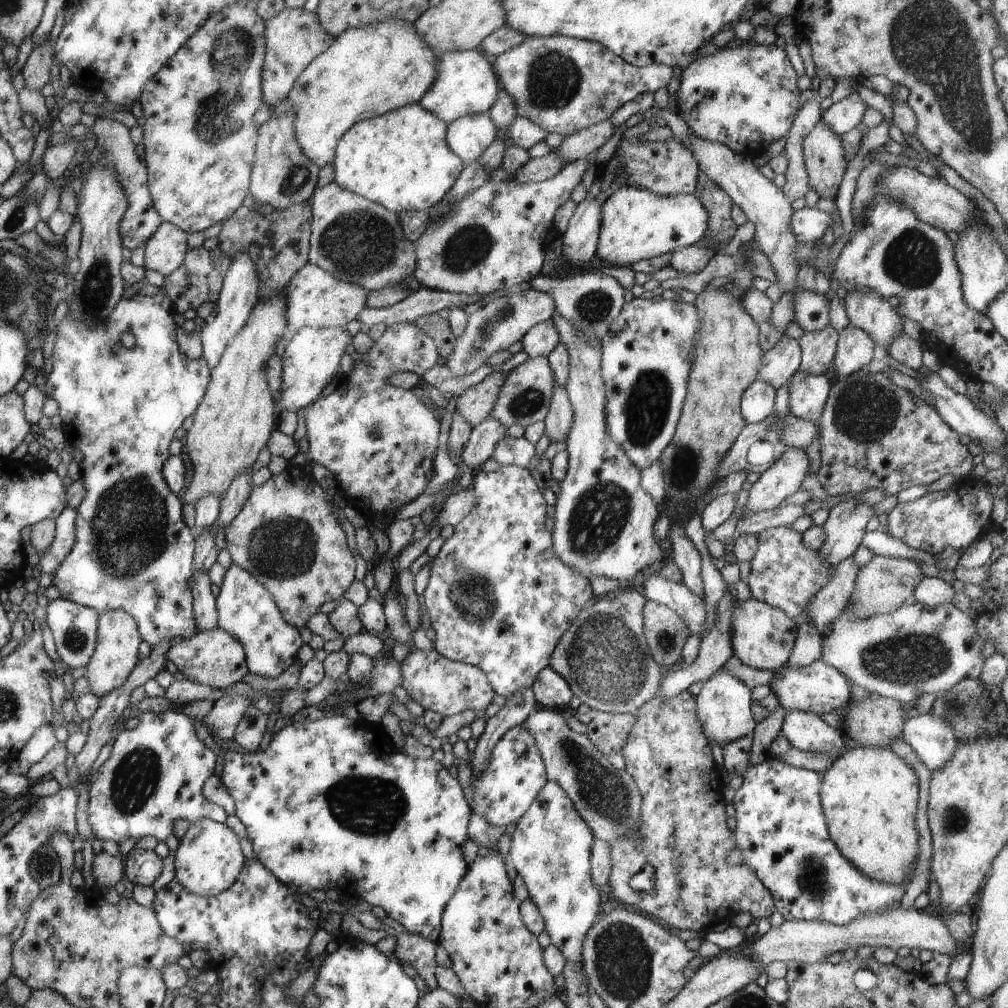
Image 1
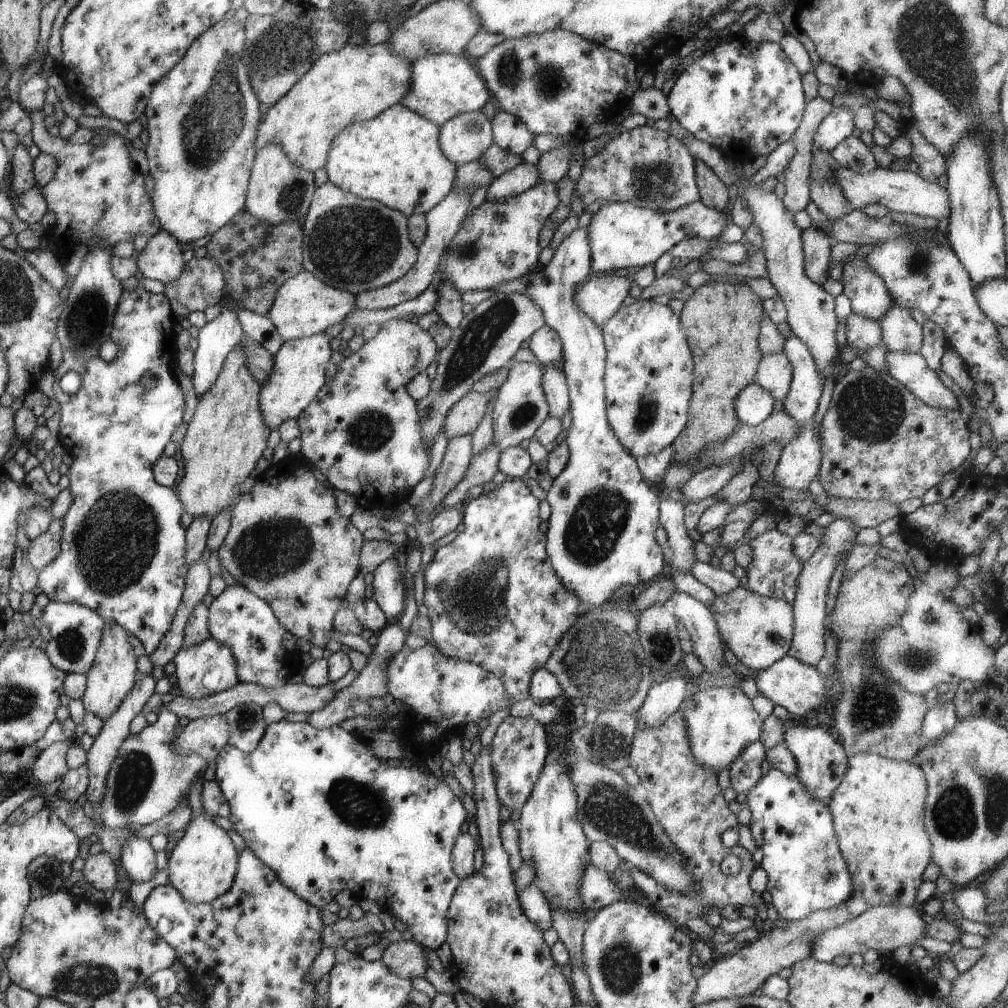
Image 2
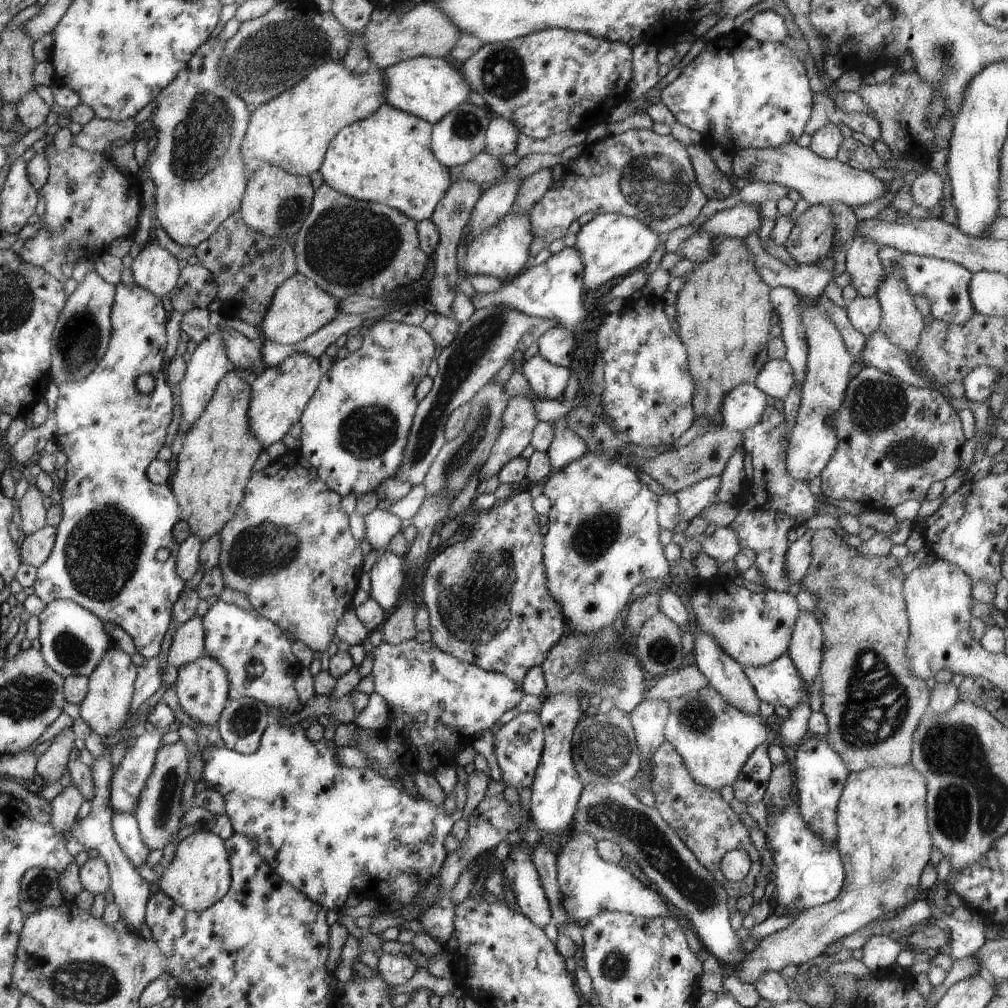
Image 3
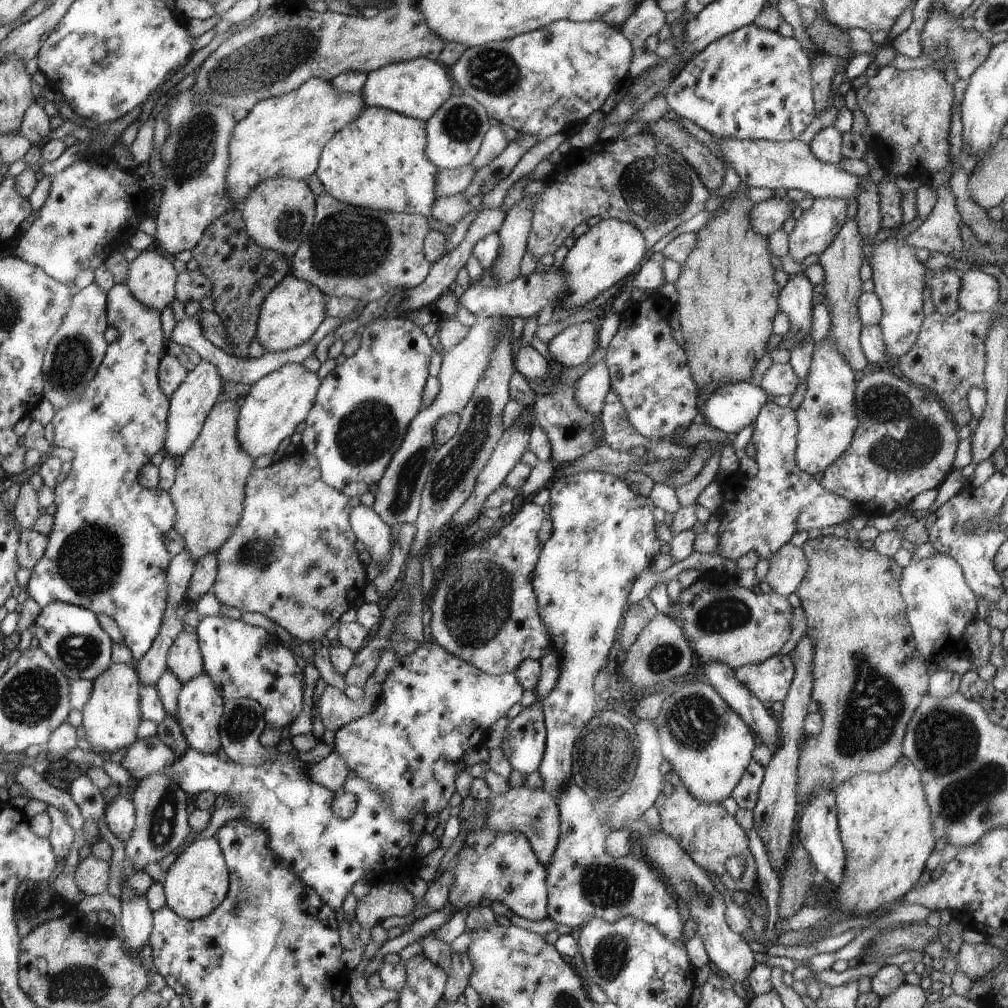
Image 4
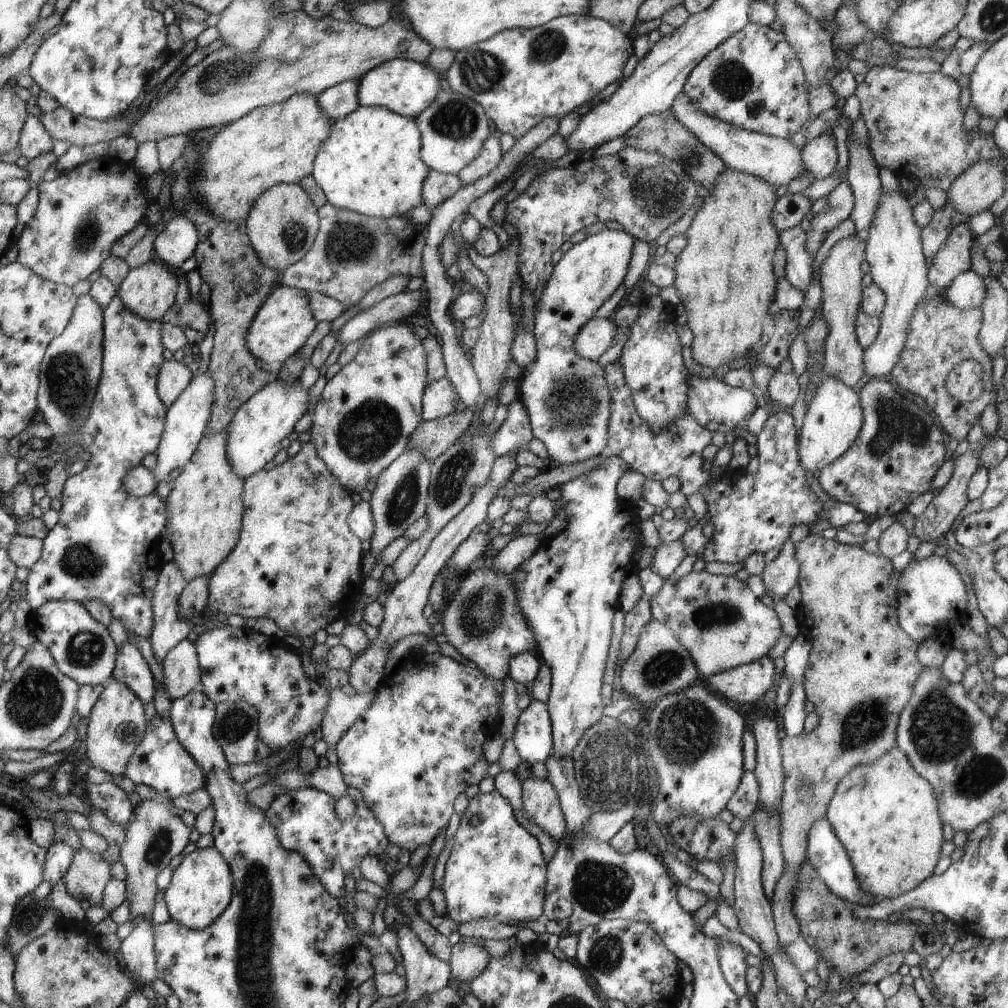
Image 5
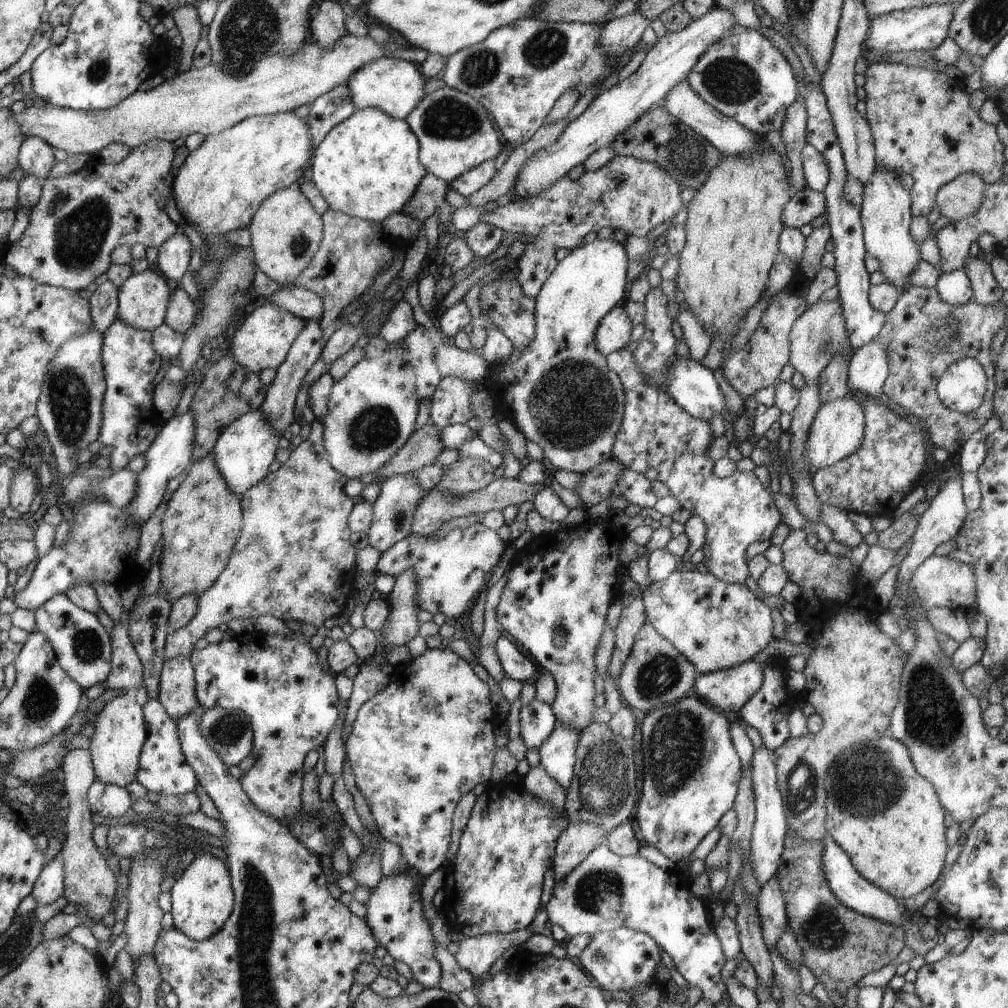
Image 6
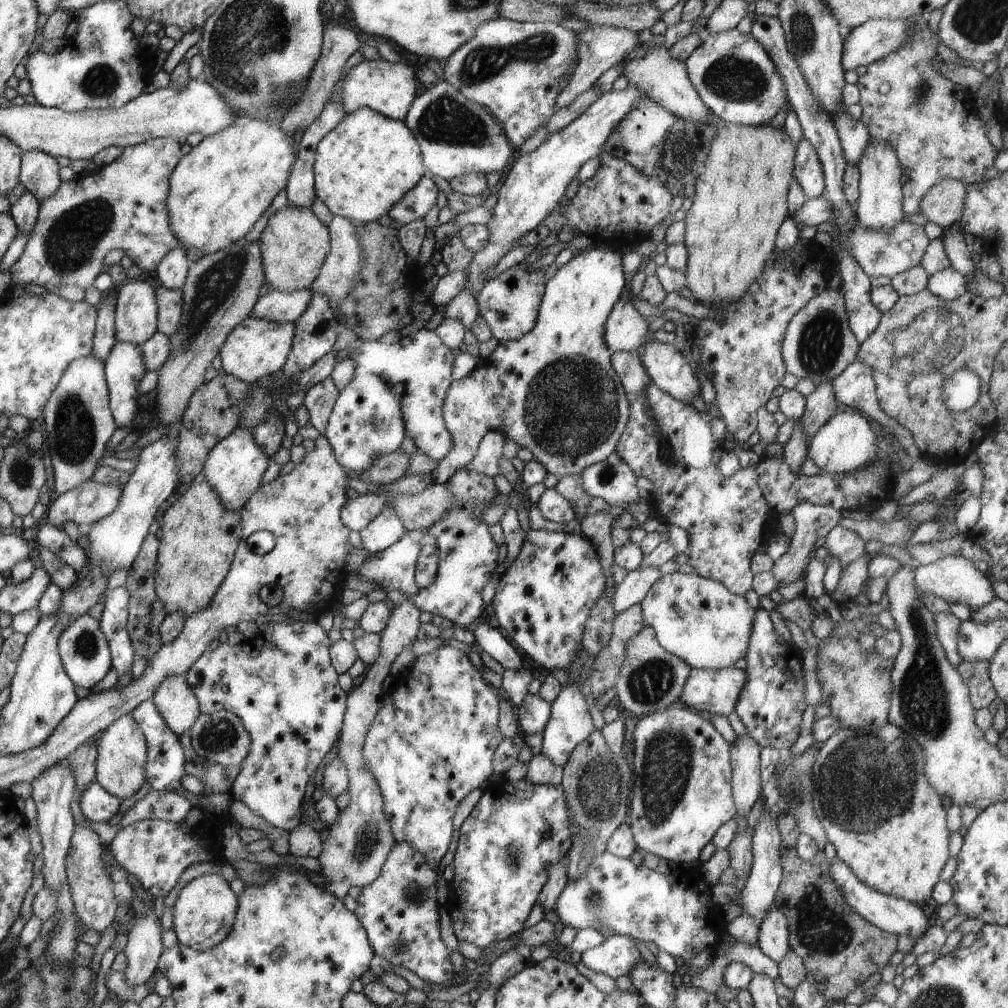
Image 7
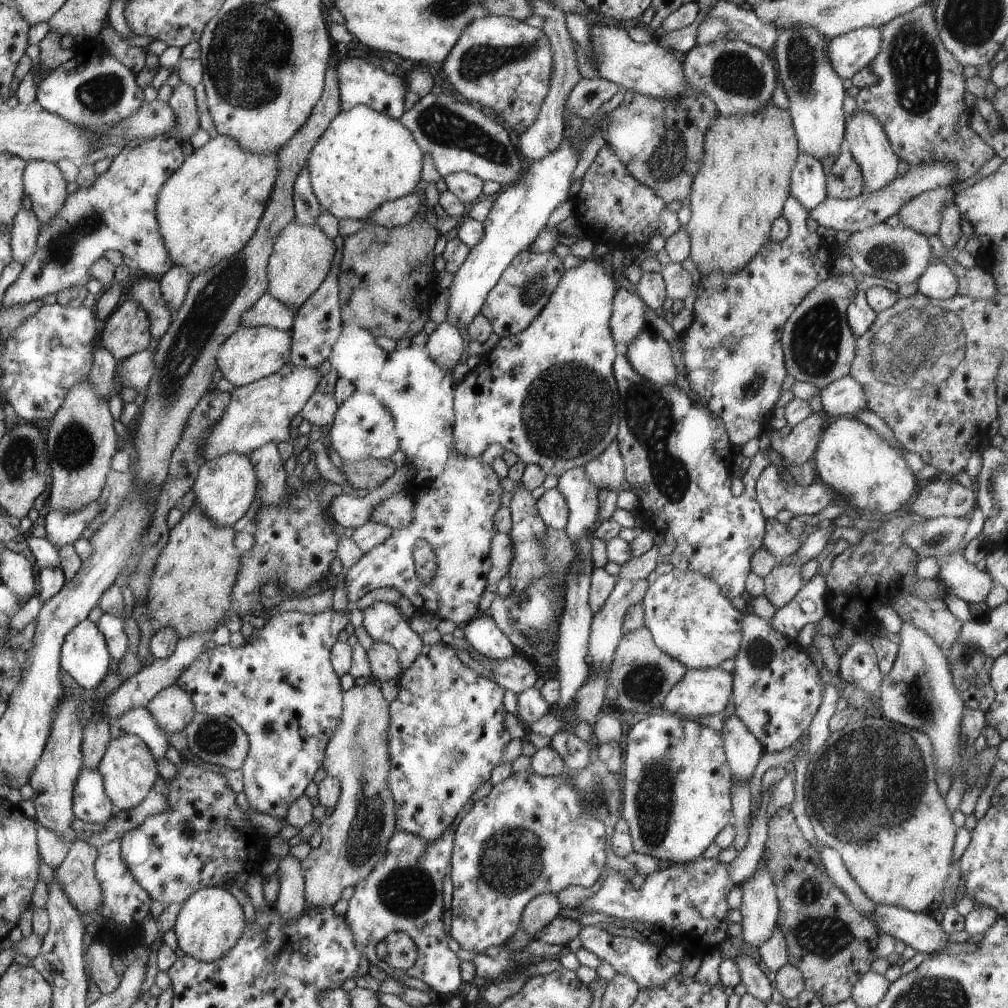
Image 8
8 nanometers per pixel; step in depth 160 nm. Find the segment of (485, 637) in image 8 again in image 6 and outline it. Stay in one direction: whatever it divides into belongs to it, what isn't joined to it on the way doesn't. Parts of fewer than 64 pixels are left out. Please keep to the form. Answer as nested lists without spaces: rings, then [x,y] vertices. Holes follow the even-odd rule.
[[[500,635],[495,642],[495,649],[500,664],[506,676],[512,680],[512,685],[519,686],[530,681],[536,674],[534,662],[518,648],[518,645],[505,635]]]

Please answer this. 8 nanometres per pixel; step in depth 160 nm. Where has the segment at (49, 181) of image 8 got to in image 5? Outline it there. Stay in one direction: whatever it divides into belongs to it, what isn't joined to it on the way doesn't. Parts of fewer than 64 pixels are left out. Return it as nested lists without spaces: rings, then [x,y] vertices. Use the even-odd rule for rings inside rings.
[[[33,114],[28,116],[26,126],[22,130],[22,138],[19,139],[21,156],[34,160],[44,152],[52,151],[52,146],[54,146],[52,137],[38,116]]]

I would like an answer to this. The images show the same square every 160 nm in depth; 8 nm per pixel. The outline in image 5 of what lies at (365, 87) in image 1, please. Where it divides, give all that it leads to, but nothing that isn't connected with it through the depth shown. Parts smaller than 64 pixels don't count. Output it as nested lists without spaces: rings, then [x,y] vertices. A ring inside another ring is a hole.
[[[308,92],[293,95],[291,99],[284,100],[284,103],[256,108],[243,119],[228,124],[208,142],[202,166],[198,168],[200,176],[194,186],[202,196],[203,209],[210,210],[220,220],[246,220],[256,200],[271,187],[283,183],[299,184],[303,178],[312,175],[315,157],[319,155],[324,140],[328,140],[332,134],[334,124],[335,121],[319,104],[319,98]]]

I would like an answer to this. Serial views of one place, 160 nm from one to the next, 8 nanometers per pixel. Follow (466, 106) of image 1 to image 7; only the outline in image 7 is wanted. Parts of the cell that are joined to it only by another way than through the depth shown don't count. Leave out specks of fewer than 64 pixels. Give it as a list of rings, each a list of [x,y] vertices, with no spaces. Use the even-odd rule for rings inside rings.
[[[382,58],[375,61],[364,60],[353,67],[344,78],[340,102],[346,113],[366,107],[394,120],[403,121],[416,98],[416,75],[410,66],[404,66],[404,61],[395,64]]]

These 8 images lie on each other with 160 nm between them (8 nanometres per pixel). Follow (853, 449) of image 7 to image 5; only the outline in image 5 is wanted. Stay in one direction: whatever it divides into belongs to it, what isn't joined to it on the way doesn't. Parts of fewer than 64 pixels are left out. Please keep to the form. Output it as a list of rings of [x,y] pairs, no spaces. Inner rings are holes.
[[[822,376],[814,396],[807,403],[804,424],[798,436],[798,455],[801,466],[810,472],[820,472],[843,456],[856,440],[863,426],[859,394],[836,376]]]

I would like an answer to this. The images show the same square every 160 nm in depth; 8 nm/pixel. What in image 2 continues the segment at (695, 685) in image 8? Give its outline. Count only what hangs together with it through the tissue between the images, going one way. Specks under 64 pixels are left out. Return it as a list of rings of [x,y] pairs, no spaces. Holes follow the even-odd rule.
[[[784,656],[780,661],[772,664],[762,672],[758,672],[755,678],[756,687],[760,695],[770,699],[774,705],[784,707],[789,716],[802,716],[815,710],[820,711],[828,708],[830,690],[826,689],[827,678],[822,677],[817,668],[806,665],[792,656]]]

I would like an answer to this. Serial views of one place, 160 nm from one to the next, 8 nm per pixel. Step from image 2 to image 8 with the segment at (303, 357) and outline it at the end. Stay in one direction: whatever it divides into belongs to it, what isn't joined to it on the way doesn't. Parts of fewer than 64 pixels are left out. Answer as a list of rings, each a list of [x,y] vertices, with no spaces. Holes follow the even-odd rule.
[[[228,452],[213,460],[206,460],[200,468],[199,477],[192,488],[195,504],[202,506],[208,517],[218,525],[233,526],[252,506],[259,491],[259,476],[249,456]]]

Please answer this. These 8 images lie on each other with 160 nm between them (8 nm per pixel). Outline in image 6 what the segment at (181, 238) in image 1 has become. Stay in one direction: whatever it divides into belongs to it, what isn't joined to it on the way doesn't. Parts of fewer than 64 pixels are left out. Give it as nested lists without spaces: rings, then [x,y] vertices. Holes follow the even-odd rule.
[[[149,268],[132,273],[119,287],[118,318],[134,328],[152,332],[163,324],[170,302],[166,277]]]

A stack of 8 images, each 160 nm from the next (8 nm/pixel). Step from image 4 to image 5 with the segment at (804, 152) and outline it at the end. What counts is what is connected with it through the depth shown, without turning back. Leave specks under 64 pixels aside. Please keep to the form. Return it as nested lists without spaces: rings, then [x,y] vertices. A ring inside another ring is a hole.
[[[684,93],[676,98],[670,110],[676,120],[680,124],[684,124],[696,136],[696,139],[700,140],[701,144],[717,154],[727,168],[766,180],[768,184],[772,184],[776,188],[782,185],[788,186],[792,180],[797,180],[801,176],[810,178],[810,172],[806,172],[806,168],[804,168],[802,149],[798,149],[796,144],[789,139],[748,132],[748,130],[736,128],[732,124],[726,124],[722,120],[700,112],[696,106],[692,106],[692,102]]]

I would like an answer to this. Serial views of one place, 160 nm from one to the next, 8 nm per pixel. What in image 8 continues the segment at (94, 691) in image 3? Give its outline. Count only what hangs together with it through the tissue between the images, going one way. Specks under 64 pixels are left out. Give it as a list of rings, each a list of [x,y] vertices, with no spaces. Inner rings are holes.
[[[126,733],[108,744],[107,752],[104,752],[103,761],[97,770],[103,774],[107,796],[115,802],[119,811],[139,807],[153,791],[156,780],[161,777],[154,754],[148,749],[146,742],[132,733]]]

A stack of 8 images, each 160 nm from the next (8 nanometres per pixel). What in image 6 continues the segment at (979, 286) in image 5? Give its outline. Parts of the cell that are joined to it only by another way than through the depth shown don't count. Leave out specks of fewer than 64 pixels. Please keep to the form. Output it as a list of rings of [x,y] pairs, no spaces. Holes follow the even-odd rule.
[[[964,269],[942,273],[934,289],[938,292],[939,297],[948,304],[966,304],[973,298],[972,285]]]

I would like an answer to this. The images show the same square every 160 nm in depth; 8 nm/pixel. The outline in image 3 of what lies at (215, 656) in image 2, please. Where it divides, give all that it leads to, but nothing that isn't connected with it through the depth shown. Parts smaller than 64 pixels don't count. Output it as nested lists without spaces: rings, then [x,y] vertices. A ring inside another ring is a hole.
[[[200,656],[194,662],[184,664],[178,668],[178,677],[174,690],[178,695],[178,702],[182,710],[186,712],[191,722],[206,725],[209,729],[218,722],[224,708],[227,707],[227,701],[230,699],[231,682],[227,669],[215,657]]]

